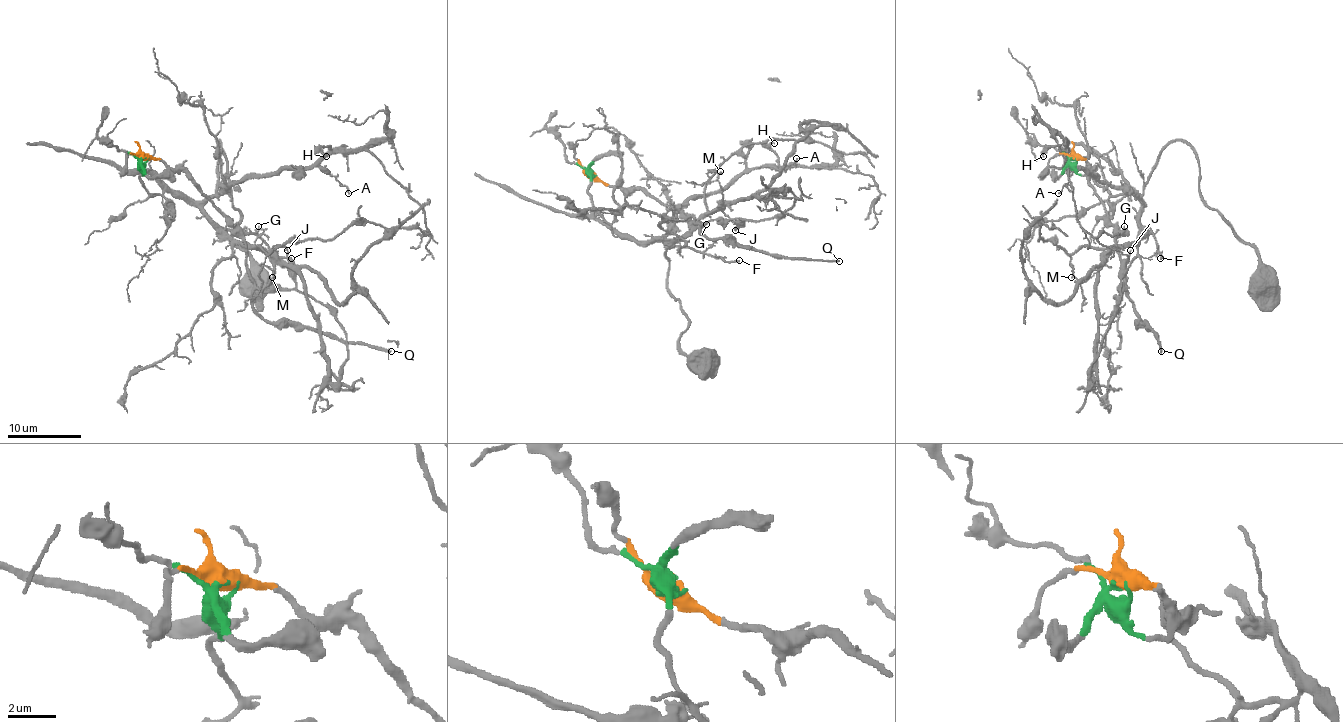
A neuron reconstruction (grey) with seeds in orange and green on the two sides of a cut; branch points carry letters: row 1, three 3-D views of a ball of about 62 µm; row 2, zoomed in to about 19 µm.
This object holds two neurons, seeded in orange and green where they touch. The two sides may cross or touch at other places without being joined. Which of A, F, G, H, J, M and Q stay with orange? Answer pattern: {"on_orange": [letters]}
{"on_orange": ["G", "J", "Q"]}

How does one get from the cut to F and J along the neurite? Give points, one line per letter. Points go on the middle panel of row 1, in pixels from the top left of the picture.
F: (591, 173), (591, 202), (615, 230), (641, 241), (662, 239), (702, 250), (724, 261), (739, 260)
J: (591, 173), (619, 187), (643, 187), (663, 204), (693, 217), (695, 223), (743, 221), (736, 230)

